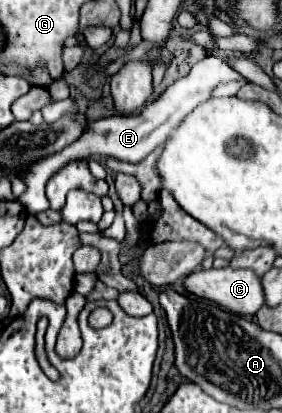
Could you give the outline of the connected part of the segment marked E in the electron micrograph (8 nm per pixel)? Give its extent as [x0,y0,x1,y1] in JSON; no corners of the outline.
[21,55,241,215]

